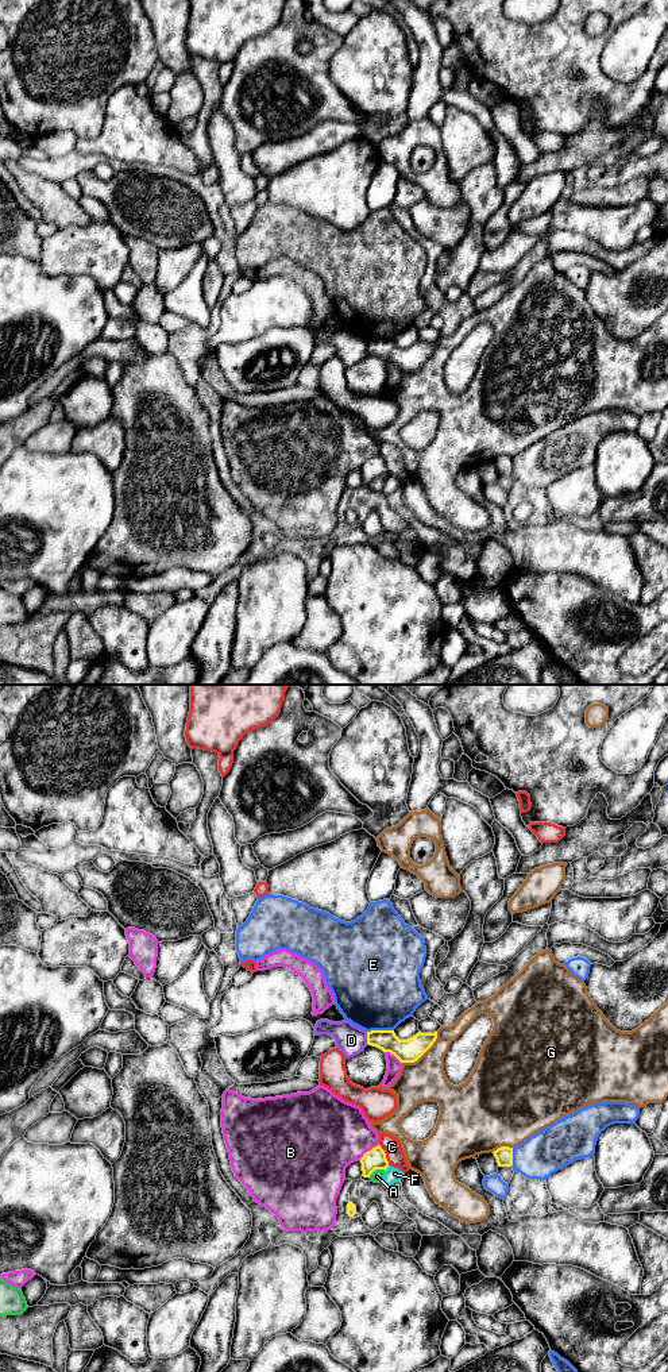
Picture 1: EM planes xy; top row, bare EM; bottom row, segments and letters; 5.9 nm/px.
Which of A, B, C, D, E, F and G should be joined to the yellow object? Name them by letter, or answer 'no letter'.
no letter

